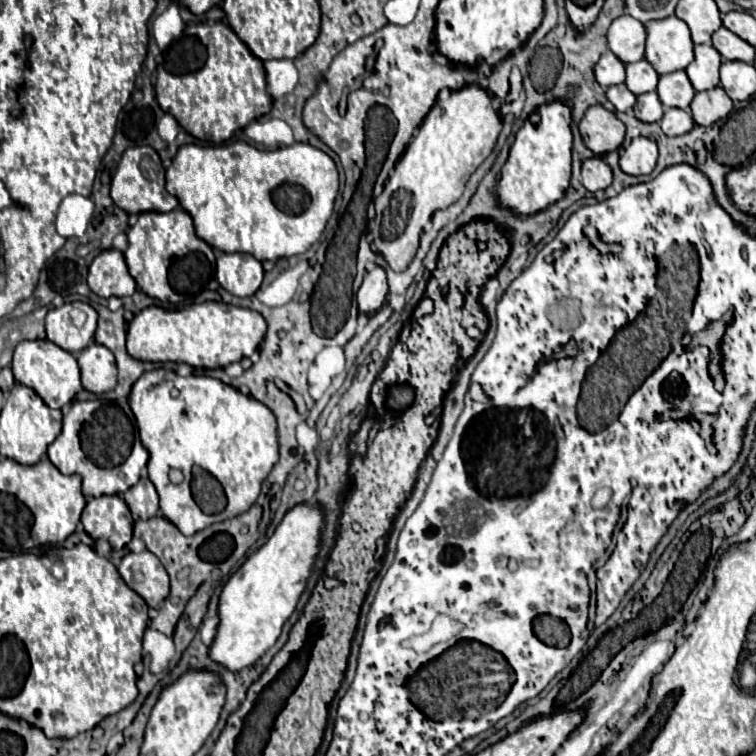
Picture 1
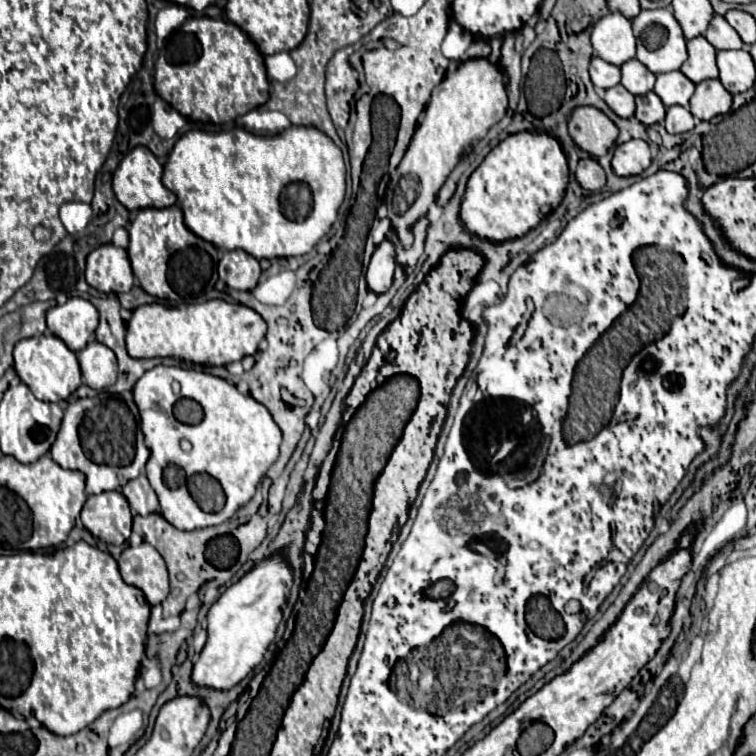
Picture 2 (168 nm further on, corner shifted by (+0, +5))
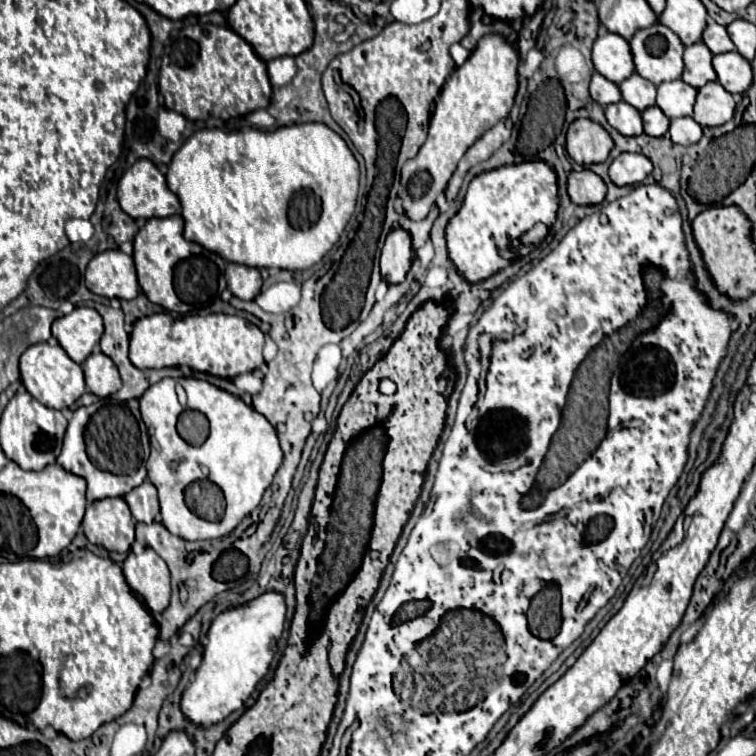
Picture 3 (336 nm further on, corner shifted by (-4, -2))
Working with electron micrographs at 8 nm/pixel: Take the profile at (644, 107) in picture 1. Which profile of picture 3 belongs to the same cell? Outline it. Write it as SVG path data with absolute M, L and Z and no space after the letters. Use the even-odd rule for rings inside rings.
M659 107L645 109L641 113L641 117L643 117L643 129L647 135L663 137L669 131L669 119L663 115L663 111Z

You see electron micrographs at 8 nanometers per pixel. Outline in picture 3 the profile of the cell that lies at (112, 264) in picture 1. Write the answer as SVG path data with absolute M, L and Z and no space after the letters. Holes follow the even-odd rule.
M109 249L95 255L87 265L85 283L95 295L109 299L135 299L139 295L133 257L119 249Z

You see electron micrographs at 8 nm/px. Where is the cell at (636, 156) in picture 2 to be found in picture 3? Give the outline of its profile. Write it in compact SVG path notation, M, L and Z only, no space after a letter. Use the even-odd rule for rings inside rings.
M621 153L611 165L609 165L609 179L617 187L625 185L637 185L641 183L649 173L653 171L653 165L647 157L641 153Z

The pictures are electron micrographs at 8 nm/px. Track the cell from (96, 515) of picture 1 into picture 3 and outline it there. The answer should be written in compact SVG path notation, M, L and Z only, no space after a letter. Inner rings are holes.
M121 497L103 499L87 505L83 533L91 543L101 545L107 551L127 553L135 541L135 521Z

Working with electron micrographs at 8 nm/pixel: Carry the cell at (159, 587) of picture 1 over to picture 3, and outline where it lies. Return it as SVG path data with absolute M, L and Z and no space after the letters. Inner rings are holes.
M145 549L135 555L129 553L123 563L123 575L127 585L143 597L145 605L153 613L161 613L169 605L171 577L165 561L153 551Z

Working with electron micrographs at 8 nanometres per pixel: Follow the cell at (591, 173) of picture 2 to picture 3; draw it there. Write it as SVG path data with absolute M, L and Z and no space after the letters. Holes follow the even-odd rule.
M583 169L579 173L569 173L567 193L577 205L599 205L605 199L607 187L597 173Z

